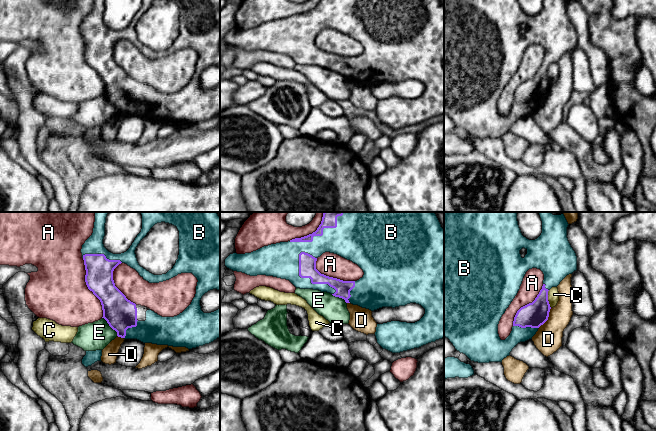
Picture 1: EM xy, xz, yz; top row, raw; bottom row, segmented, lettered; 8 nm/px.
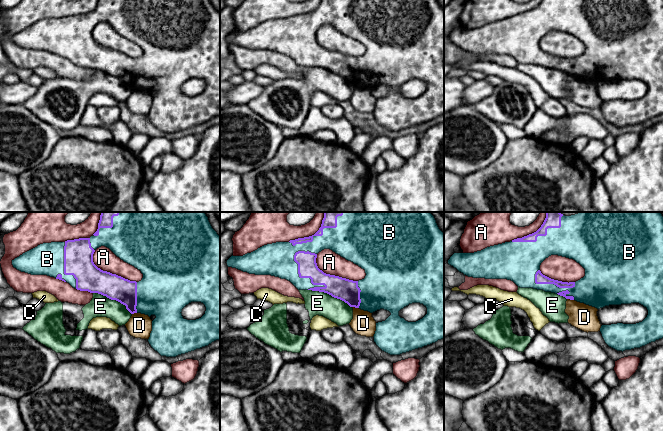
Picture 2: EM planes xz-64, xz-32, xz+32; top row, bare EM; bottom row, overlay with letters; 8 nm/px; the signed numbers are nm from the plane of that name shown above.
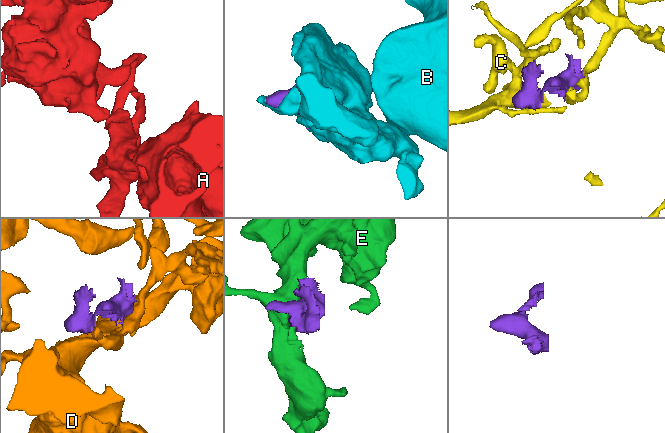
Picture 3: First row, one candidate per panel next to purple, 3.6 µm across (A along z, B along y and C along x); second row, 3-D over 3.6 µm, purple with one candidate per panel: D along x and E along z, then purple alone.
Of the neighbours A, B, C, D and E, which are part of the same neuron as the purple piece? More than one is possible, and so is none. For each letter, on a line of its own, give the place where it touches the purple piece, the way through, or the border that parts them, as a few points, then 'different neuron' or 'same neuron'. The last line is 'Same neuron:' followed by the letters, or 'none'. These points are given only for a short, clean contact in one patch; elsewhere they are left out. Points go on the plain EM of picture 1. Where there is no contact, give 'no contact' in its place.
A: contact xy (88, 64); different neuron
B: contact xz (307, 53); same neuron
C: contact yz (547, 75); border yz (548, 66), (548, 79), (551, 83); different neuron
D: contact yz (547, 94); border yz (551, 84), (548, 94), (538, 103); different neuron
E: contact xy (110, 102); different neuron
Same neuron: B

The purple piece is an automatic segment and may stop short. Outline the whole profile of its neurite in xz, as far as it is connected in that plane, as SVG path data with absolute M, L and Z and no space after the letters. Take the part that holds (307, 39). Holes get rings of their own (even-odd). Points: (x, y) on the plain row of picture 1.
M320 0L315 8L301 14L295 14L288 18L280 18L276 20L271 20L264 22L256 27L245 30L230 30L225 35L225 42L233 47L242 48L250 52L266 51L273 52L281 55L289 56L296 64L300 65L313 65L319 66L321 68L327 68L335 73L339 73L345 76L346 79L351 79L353 81L358 81L362 84L369 85L371 87L377 86L382 83L399 83L405 82L410 79L416 79L421 81L425 85L424 92L415 99L407 99L400 97L391 97L383 100L377 100L375 112L377 119L383 124L392 129L400 129L403 127L411 126L414 124L419 124L436 116L444 114L444 5L441 0ZM330 28L337 30L347 36L352 37L357 40L364 48L362 54L357 57L343 57L337 54L329 53L321 50L316 45L317 34L323 29Z

